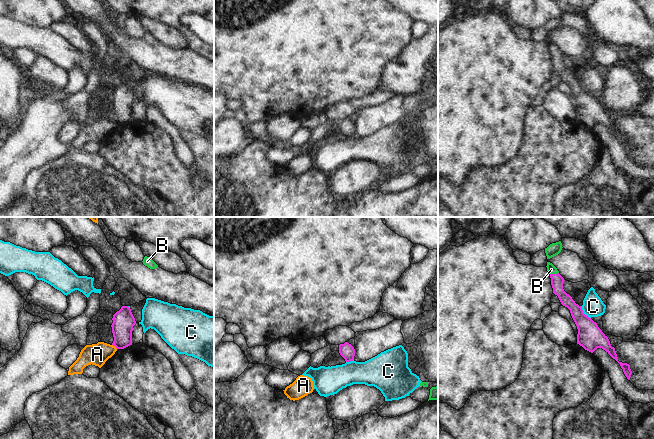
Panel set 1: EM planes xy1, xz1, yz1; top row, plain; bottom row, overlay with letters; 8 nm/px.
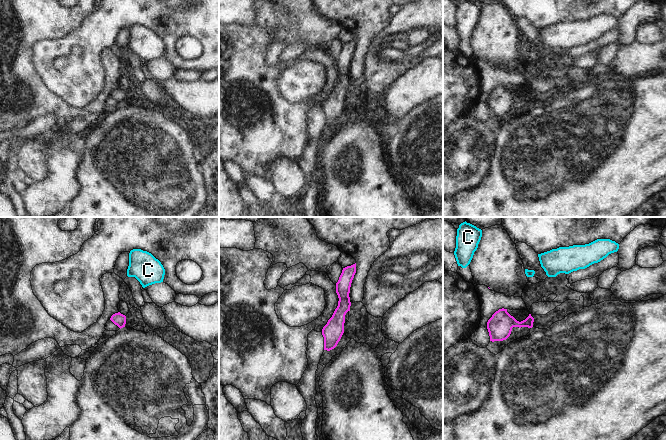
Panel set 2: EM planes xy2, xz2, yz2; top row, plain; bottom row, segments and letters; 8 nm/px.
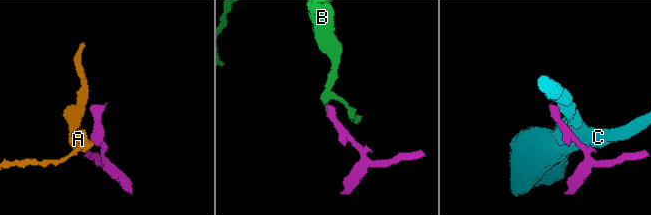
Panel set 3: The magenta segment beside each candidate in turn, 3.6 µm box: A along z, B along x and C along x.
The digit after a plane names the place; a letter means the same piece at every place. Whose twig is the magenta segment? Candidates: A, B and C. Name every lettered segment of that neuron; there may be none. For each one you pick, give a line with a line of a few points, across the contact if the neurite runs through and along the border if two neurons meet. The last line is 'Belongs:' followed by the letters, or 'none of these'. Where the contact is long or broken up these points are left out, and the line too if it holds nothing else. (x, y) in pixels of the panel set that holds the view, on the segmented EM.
B: yz1 (557, 280), (554, 274), (551, 269)
Belongs: B

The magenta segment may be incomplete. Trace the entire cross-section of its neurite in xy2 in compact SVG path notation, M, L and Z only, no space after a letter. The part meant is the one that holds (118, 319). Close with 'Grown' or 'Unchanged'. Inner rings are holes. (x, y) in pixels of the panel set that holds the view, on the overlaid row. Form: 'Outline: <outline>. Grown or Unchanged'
Outline: M120 312L115 313L111 316L110 320L117 325L120 329L125 327L126 324L126 316L121 314Z. Unchanged

